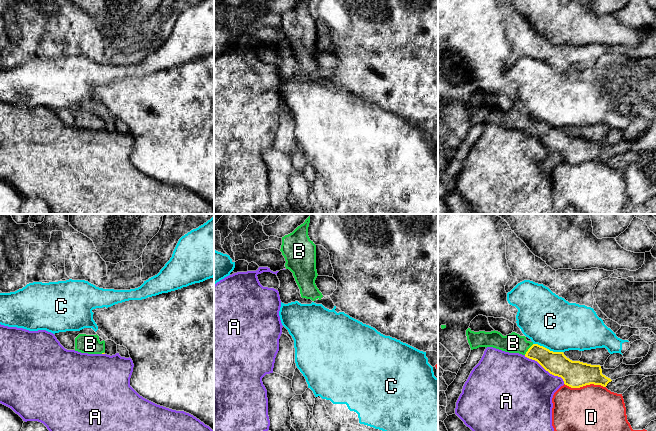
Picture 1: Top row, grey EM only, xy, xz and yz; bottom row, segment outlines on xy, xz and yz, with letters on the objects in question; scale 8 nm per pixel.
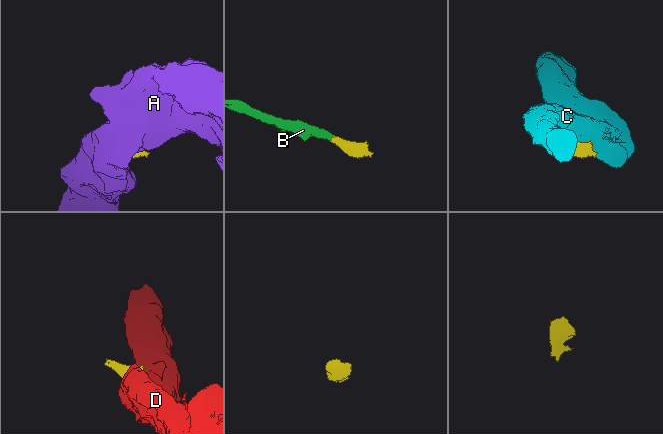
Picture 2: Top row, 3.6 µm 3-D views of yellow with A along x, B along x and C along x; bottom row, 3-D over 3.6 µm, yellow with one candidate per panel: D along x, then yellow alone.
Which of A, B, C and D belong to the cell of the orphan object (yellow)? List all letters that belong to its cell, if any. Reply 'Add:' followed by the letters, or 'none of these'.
Add: B

